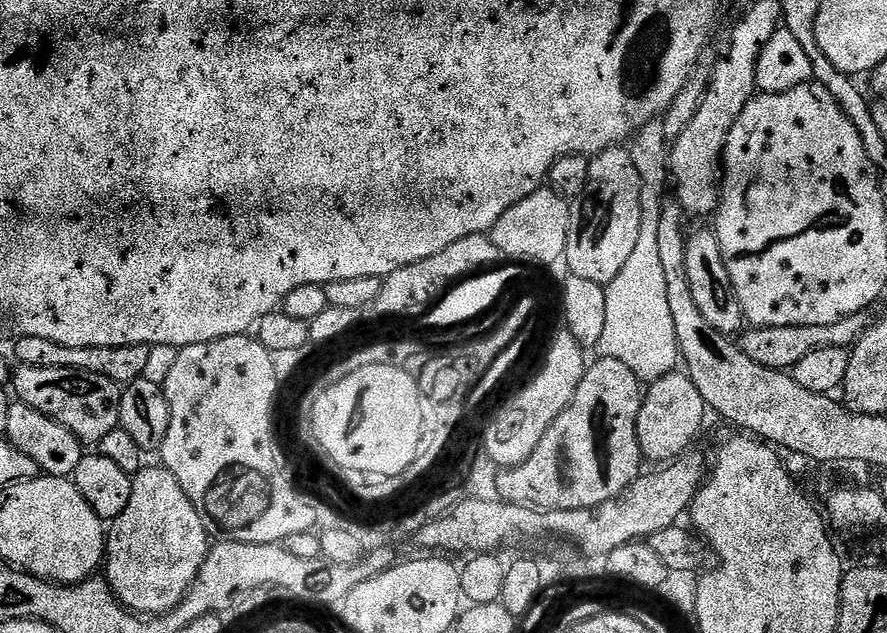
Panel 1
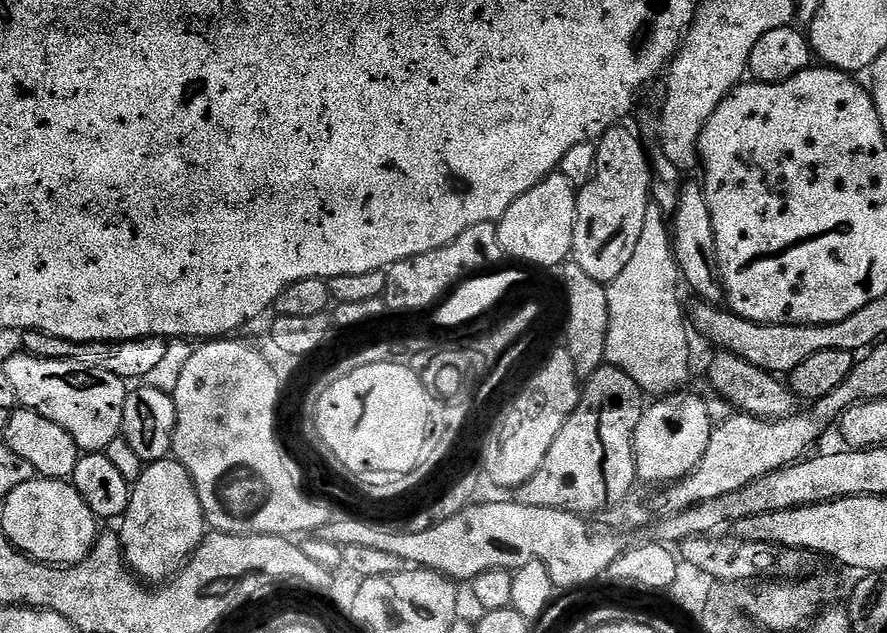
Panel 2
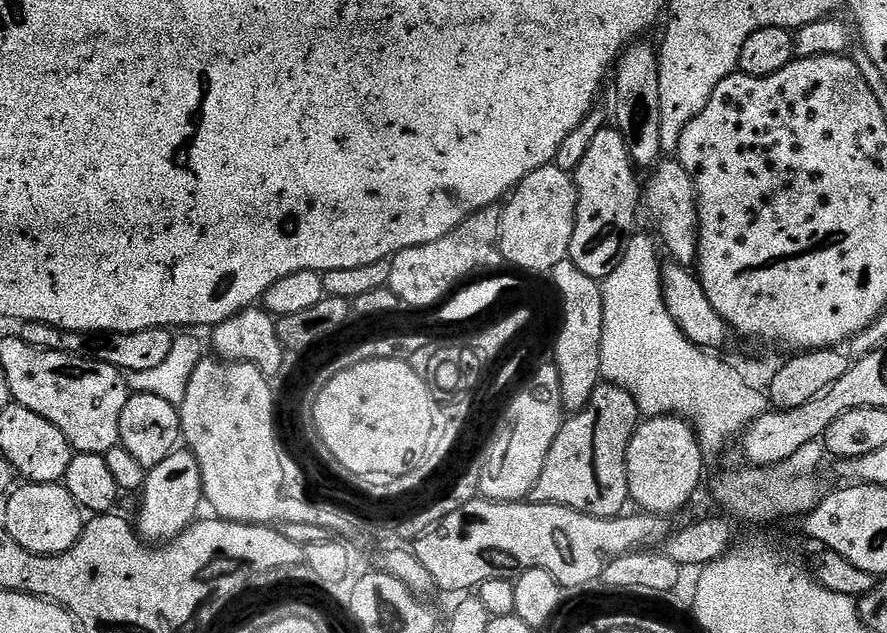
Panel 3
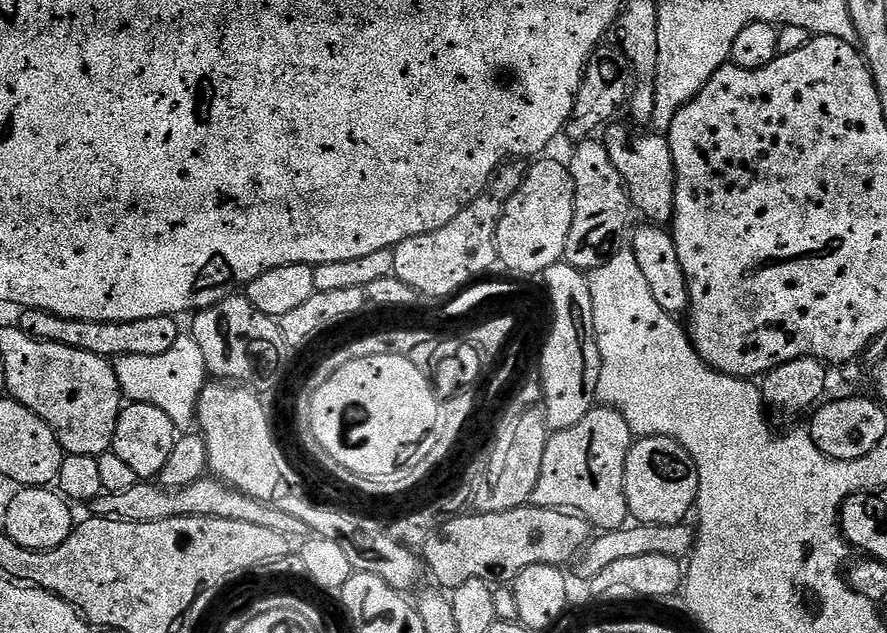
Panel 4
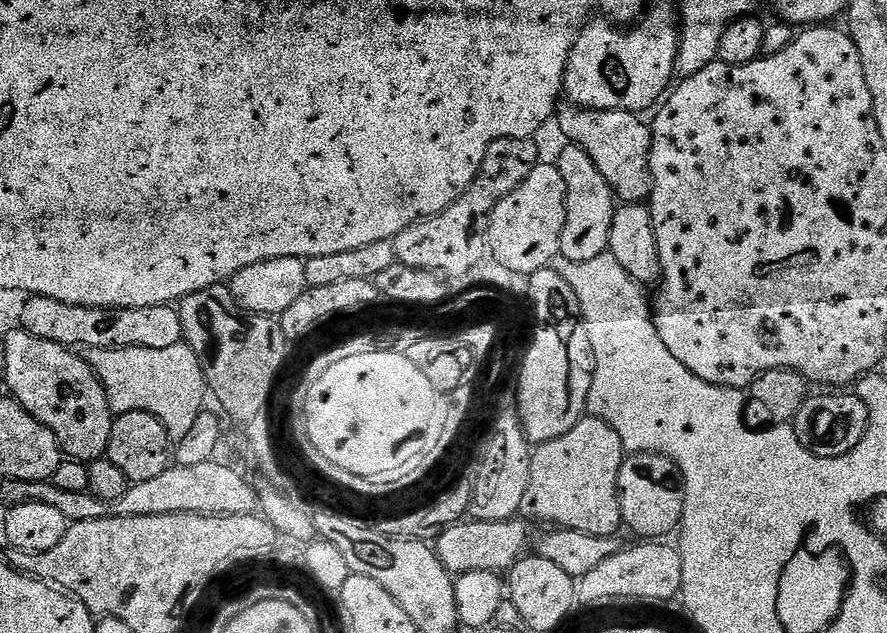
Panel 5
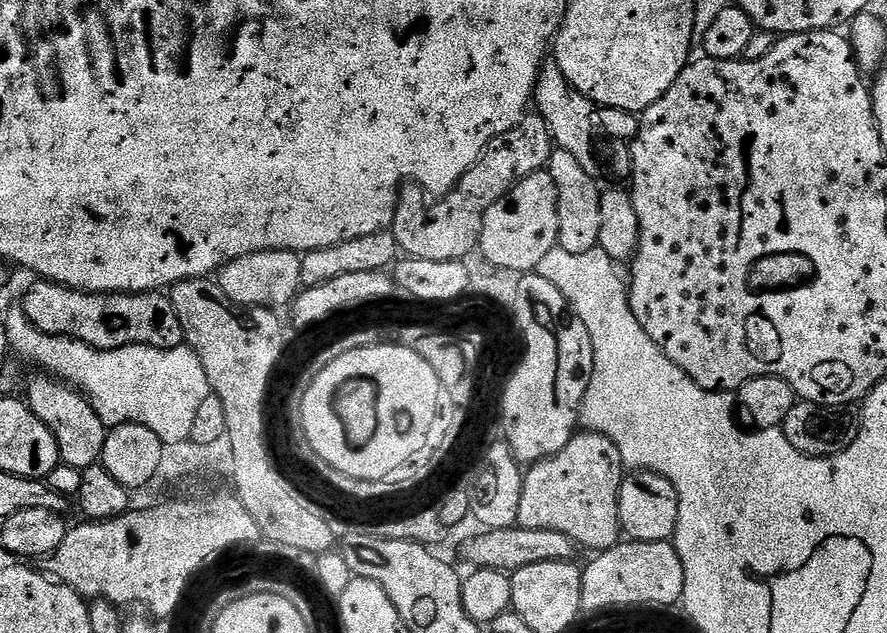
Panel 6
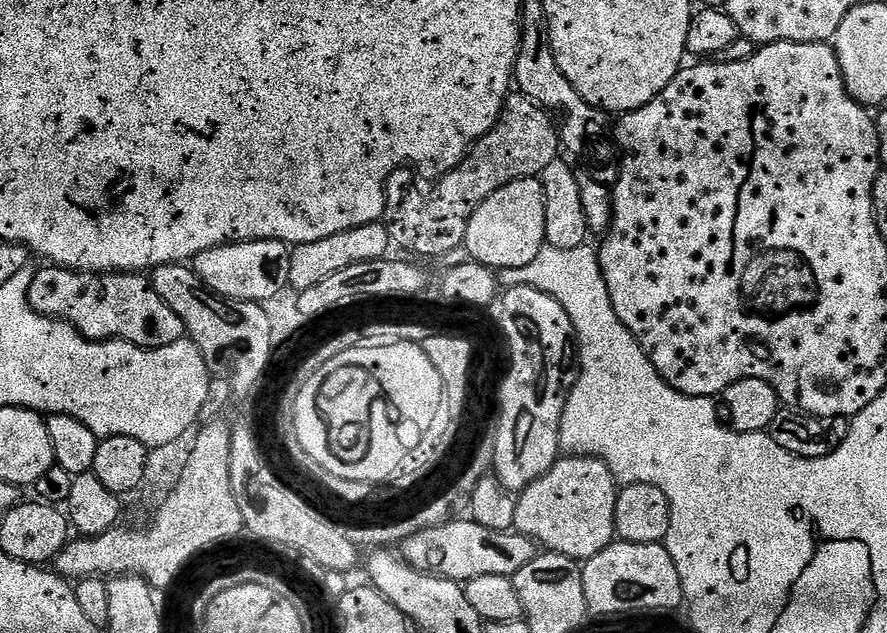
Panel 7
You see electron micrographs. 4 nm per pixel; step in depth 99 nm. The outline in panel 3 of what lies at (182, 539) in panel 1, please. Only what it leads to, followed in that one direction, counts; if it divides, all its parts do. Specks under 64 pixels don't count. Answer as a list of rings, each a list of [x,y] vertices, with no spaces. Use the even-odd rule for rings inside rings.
[[[180,446],[177,447],[176,451],[172,452],[166,458],[162,458],[162,462],[158,462],[158,466],[147,469],[144,478],[144,487],[139,493],[138,499],[140,499],[140,524],[138,523],[138,531],[141,536],[144,537],[145,541],[148,542],[167,542],[175,538],[178,534],[182,534],[187,530],[192,523],[197,519],[200,504],[202,508],[202,501],[204,500],[204,487],[202,486],[202,470],[198,466],[198,458],[194,458],[194,454],[188,451],[187,447]]]

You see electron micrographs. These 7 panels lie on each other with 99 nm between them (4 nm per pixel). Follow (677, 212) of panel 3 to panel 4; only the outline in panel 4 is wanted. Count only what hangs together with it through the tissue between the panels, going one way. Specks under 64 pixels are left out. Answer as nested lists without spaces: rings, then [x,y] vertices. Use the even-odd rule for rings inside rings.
[[[609,123],[603,129],[602,143],[606,148],[606,154],[610,154],[610,162],[614,162],[614,170],[622,174],[624,184],[628,188],[631,207],[635,211],[637,208],[645,216],[643,219],[647,223],[657,226],[671,225],[676,171],[667,135],[657,134],[651,130],[637,130],[627,123],[620,123]]]

